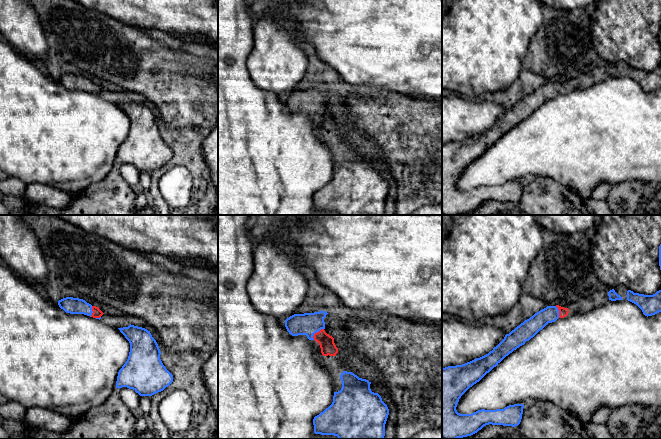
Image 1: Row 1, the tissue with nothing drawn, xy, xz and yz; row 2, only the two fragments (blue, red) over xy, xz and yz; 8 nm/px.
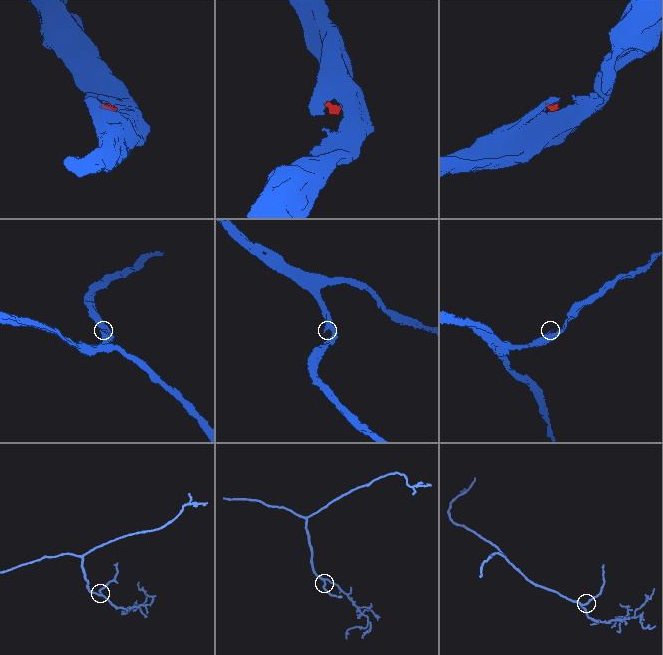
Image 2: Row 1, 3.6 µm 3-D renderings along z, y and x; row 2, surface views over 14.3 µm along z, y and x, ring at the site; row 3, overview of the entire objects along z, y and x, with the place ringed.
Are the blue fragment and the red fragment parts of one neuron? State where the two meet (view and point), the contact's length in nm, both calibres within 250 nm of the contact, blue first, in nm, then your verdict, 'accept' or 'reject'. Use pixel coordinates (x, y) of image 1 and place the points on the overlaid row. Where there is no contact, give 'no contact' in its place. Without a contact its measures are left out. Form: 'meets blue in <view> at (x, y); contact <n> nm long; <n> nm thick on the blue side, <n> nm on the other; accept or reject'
meets blue in xz at (316, 332); contact 130 nm long; 180 nm thick on the blue side, 120 nm on the other; accept

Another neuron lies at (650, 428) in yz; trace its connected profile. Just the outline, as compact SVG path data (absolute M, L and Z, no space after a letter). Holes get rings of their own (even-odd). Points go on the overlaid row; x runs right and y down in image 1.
M661 406L644 408L635 439L661 439Z

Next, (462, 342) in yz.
M456 317L442 320L442 368L462 365L488 354L505 335L494 326L468 323Z

